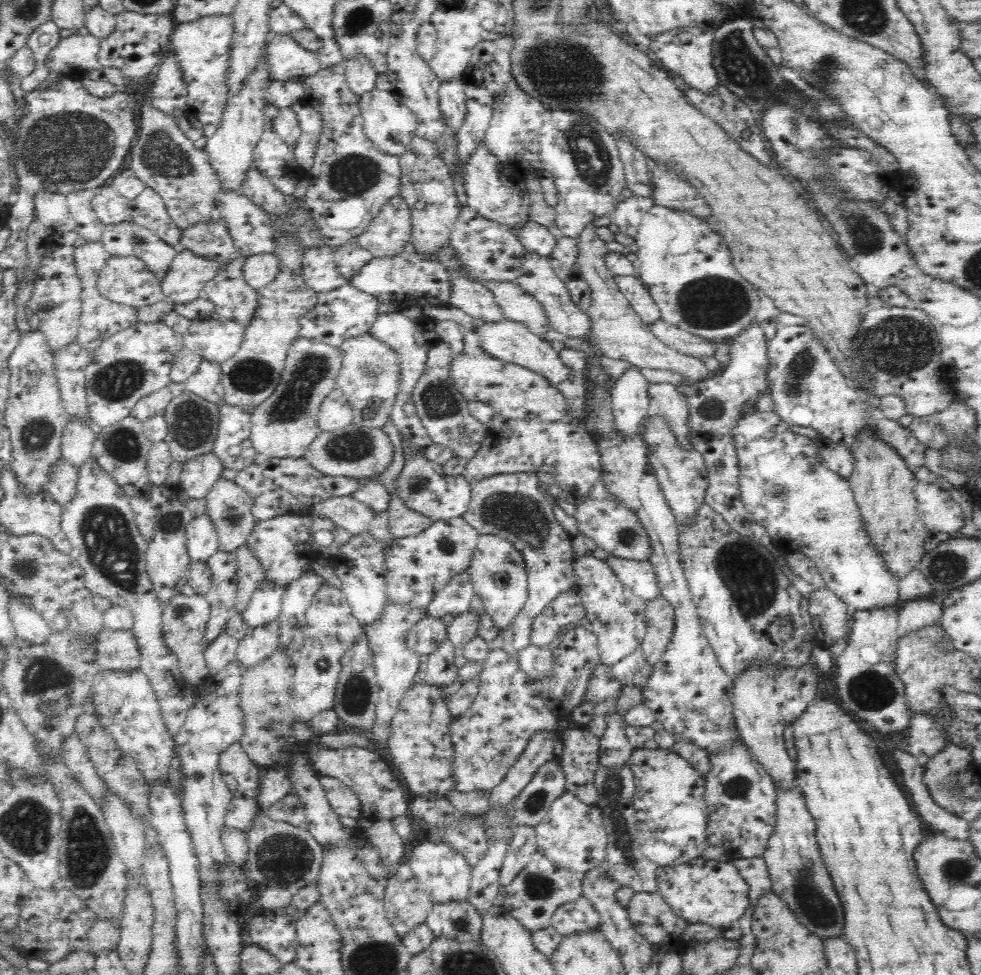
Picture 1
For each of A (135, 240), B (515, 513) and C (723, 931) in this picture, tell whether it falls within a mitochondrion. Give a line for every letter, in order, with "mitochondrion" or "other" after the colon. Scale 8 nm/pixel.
A: mitochondrion
B: mitochondrion
C: other

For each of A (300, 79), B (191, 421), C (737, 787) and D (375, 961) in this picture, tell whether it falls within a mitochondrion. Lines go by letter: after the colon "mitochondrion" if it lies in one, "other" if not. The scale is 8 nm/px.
A: other
B: mitochondrion
C: mitochondrion
D: mitochondrion

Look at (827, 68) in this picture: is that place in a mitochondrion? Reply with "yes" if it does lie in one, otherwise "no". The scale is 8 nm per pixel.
yes

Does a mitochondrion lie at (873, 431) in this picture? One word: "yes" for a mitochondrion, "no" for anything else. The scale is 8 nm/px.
no

